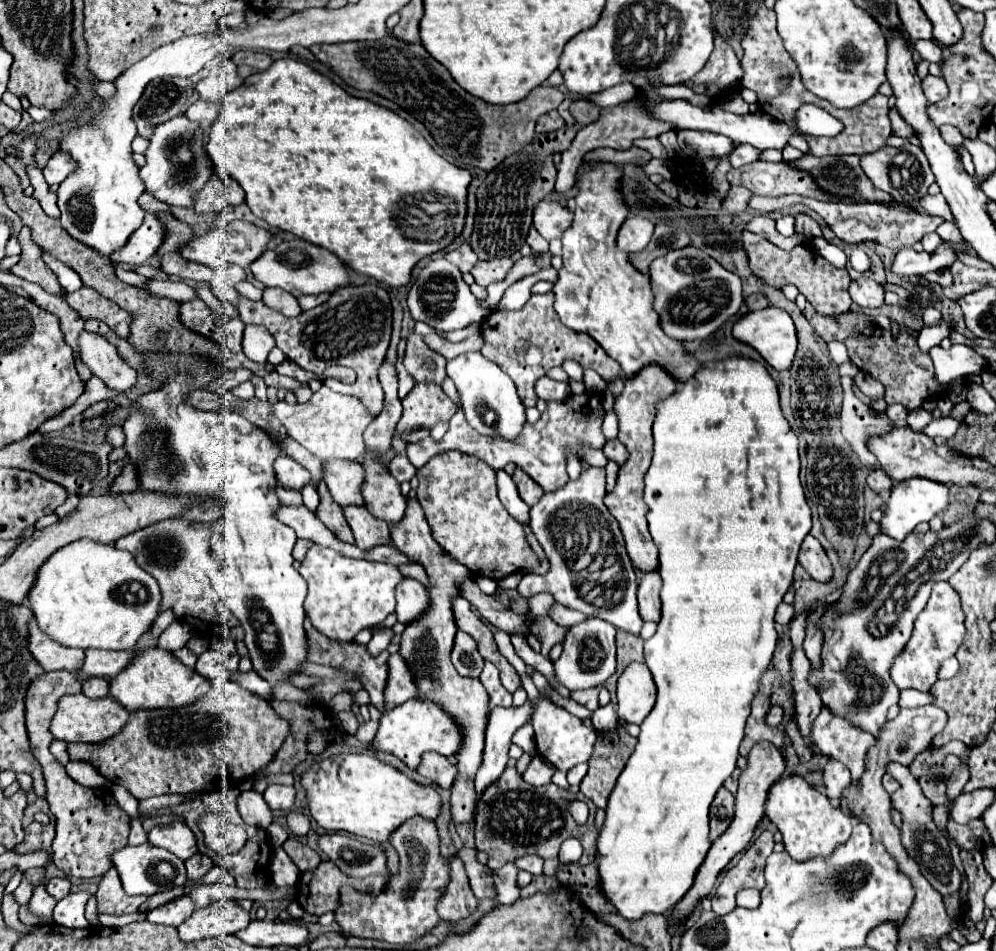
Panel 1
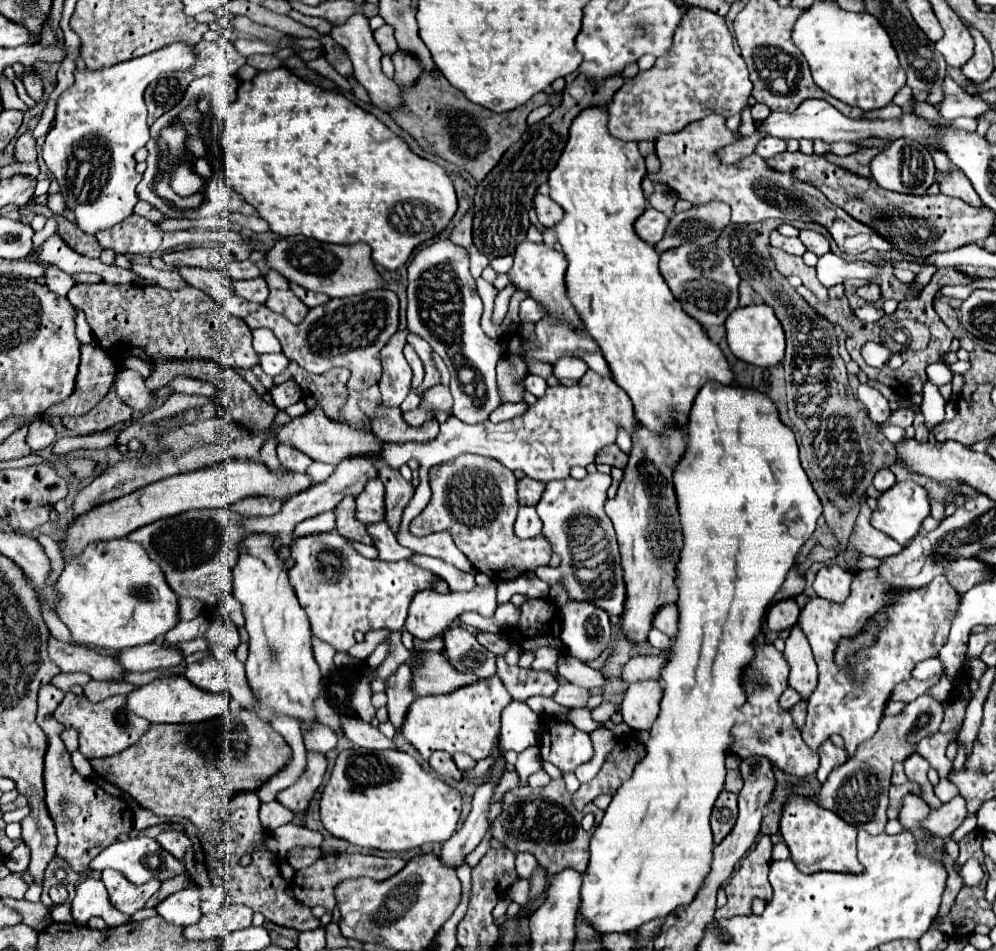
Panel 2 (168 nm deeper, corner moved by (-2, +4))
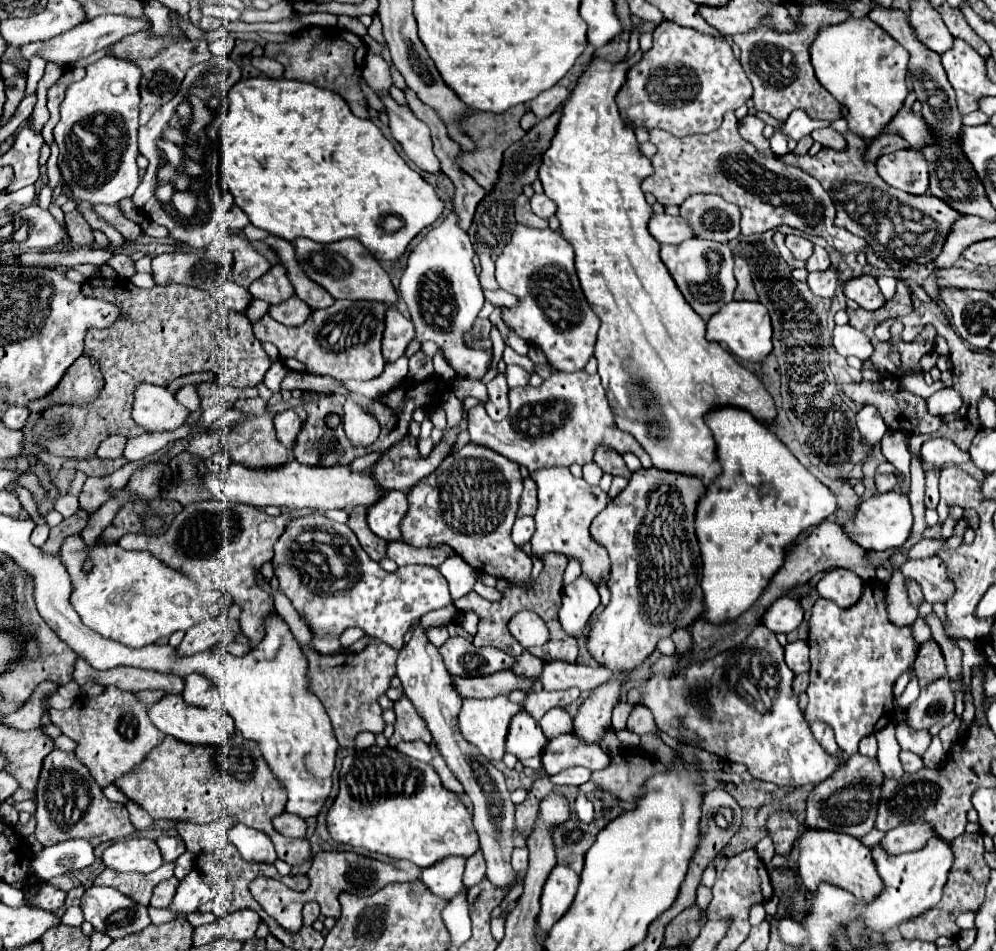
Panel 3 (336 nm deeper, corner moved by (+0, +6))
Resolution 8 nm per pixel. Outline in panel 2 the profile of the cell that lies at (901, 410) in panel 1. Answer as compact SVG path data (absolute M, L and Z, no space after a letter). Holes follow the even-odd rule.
M861 384L859 390L857 390L857 398L865 404L871 422L881 424L881 422L885 422L889 418L889 414L891 414L889 400L879 390L871 388L869 384Z

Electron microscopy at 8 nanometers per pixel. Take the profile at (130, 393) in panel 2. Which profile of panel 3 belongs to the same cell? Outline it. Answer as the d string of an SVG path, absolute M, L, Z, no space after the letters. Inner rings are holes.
M139 384L133 402L133 420L149 432L171 432L183 426L189 410L181 406L175 396L161 386Z

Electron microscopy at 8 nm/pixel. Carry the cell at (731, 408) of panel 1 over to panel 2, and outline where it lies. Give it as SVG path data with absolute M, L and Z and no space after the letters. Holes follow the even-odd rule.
M709 380L699 394L695 396L695 402L689 410L687 418L687 450L683 458L673 466L673 486L675 486L675 498L679 506L679 522L681 522L681 534L683 534L683 548L679 550L679 560L675 564L675 586L679 590L677 598L677 610L679 610L679 622L677 622L677 632L675 638L671 638L671 646L665 648L663 652L667 654L667 662L663 664L661 670L661 684L663 684L663 700L661 700L661 710L655 720L655 724L649 730L649 740L645 744L645 758L635 766L633 776L623 782L615 796L611 798L609 808L605 810L605 816L601 824L595 828L593 838L591 838L591 860L589 868L583 876L583 886L581 886L581 914L593 922L597 932L629 932L637 930L641 924L655 920L655 918L665 918L669 912L673 912L679 906L687 906L699 886L703 884L703 878L707 876L707 870L711 870L711 854L713 854L713 836L711 836L711 808L723 790L725 784L725 758L729 754L729 744L731 744L731 728L739 722L743 722L743 702L747 700L747 694L741 684L743 670L753 662L755 650L757 650L757 638L763 632L763 616L767 606L771 604L773 596L779 592L783 586L789 570L793 568L795 556L799 548L805 544L805 540L813 534L815 524L821 516L821 500L811 488L811 482L801 468L799 462L799 452L797 452L797 442L795 434L789 426L785 426L779 418L779 410L773 404L773 400L755 388L743 388L737 384L721 384L715 380Z

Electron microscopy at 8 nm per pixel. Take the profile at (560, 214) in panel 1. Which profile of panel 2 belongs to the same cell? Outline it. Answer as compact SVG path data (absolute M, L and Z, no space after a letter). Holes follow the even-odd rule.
M537 194L535 200L533 200L533 206L535 206L535 212L537 212L539 222L545 228L553 228L559 222L559 218L563 216L563 208L557 206L557 202L553 202L549 196Z

